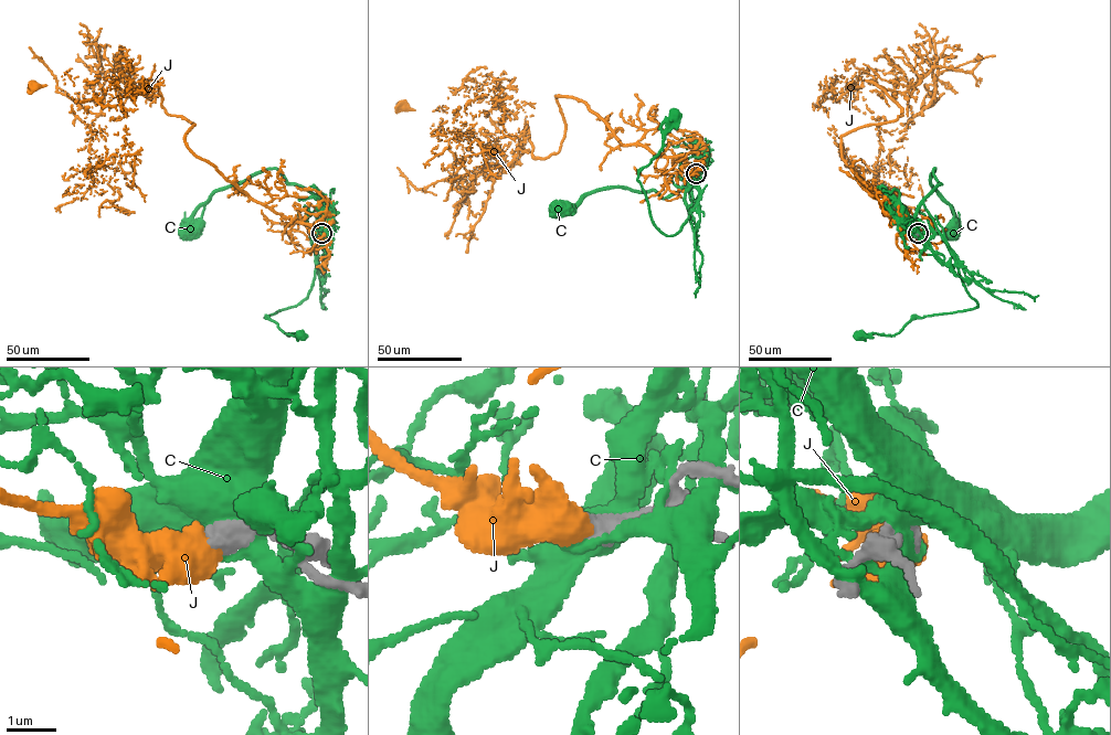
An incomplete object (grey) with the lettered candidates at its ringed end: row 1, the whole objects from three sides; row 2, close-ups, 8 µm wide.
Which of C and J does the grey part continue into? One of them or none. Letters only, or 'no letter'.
no letter

